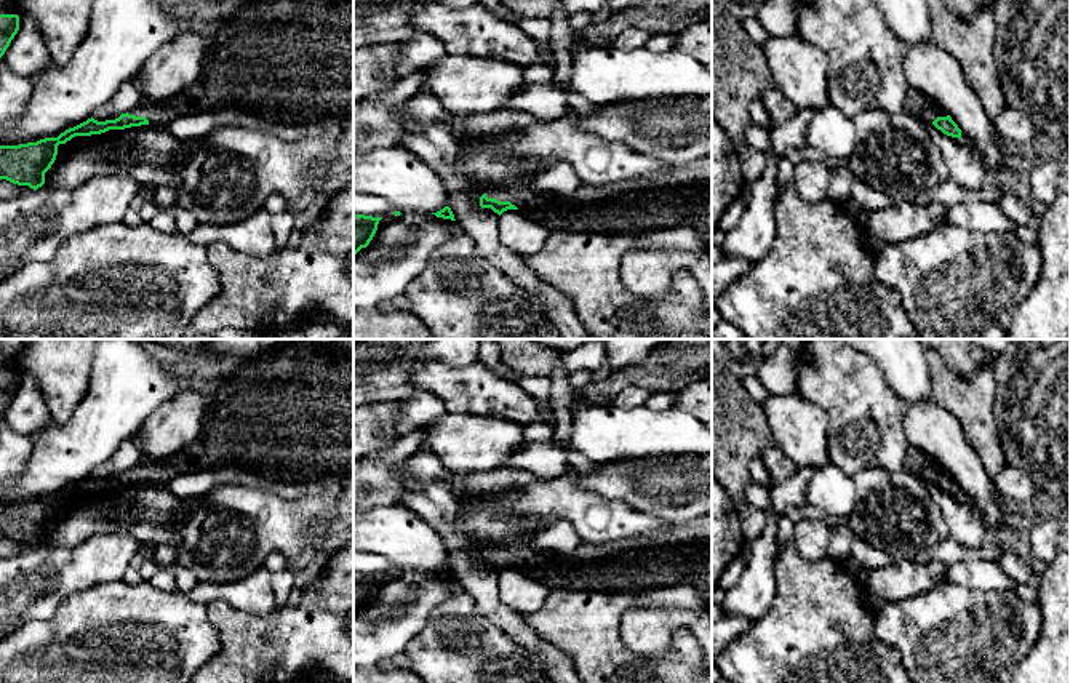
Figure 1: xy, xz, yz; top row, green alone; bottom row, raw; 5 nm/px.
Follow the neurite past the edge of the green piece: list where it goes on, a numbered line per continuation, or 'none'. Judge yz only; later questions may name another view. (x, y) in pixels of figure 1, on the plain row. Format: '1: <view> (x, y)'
1: yz (917, 463)

